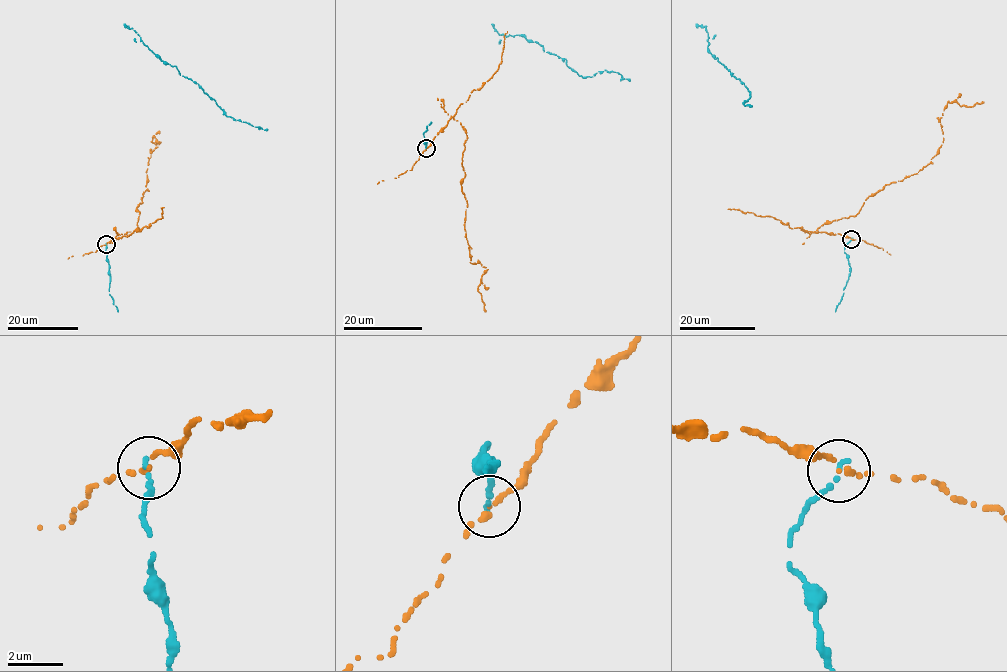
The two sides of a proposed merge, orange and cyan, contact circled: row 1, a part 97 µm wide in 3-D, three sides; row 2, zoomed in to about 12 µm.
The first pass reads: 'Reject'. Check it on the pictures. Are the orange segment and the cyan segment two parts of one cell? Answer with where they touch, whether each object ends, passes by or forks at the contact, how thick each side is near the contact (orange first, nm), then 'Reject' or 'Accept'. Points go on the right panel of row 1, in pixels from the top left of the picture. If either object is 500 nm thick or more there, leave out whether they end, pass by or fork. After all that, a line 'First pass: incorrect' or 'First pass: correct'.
Place: (851, 239). At the ring orange passes by. At the ring cyan ends. Thickness 180 nm (orange) against 200 nm. Reject
First pass: correct

